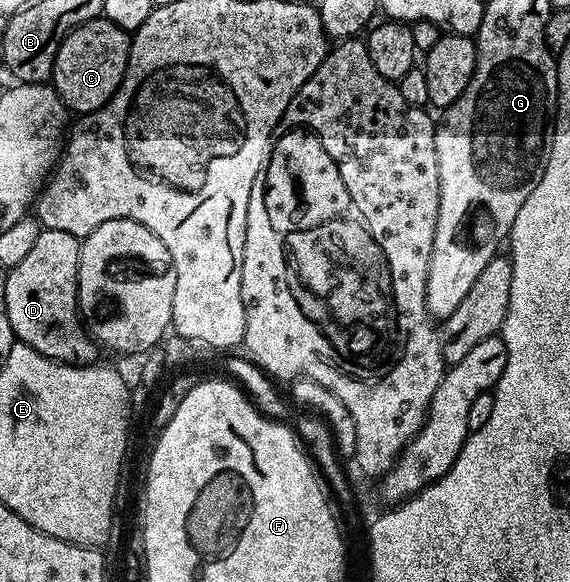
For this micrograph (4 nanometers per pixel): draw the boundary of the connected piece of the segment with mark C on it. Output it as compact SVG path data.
M103 19L79 25L65 37L56 56L56 65L52 68L50 81L69 110L77 109L77 114L80 115L93 113L95 109L101 109L116 94L116 88L120 86L120 81L124 77L124 69L128 66L129 44L130 37L125 30Z

